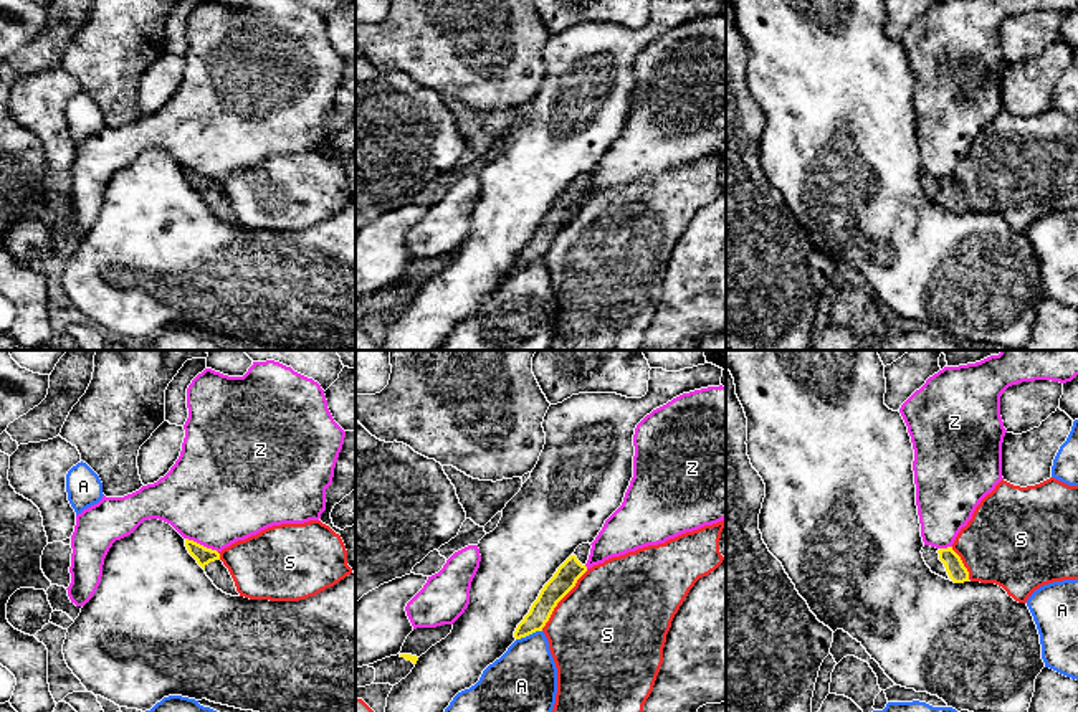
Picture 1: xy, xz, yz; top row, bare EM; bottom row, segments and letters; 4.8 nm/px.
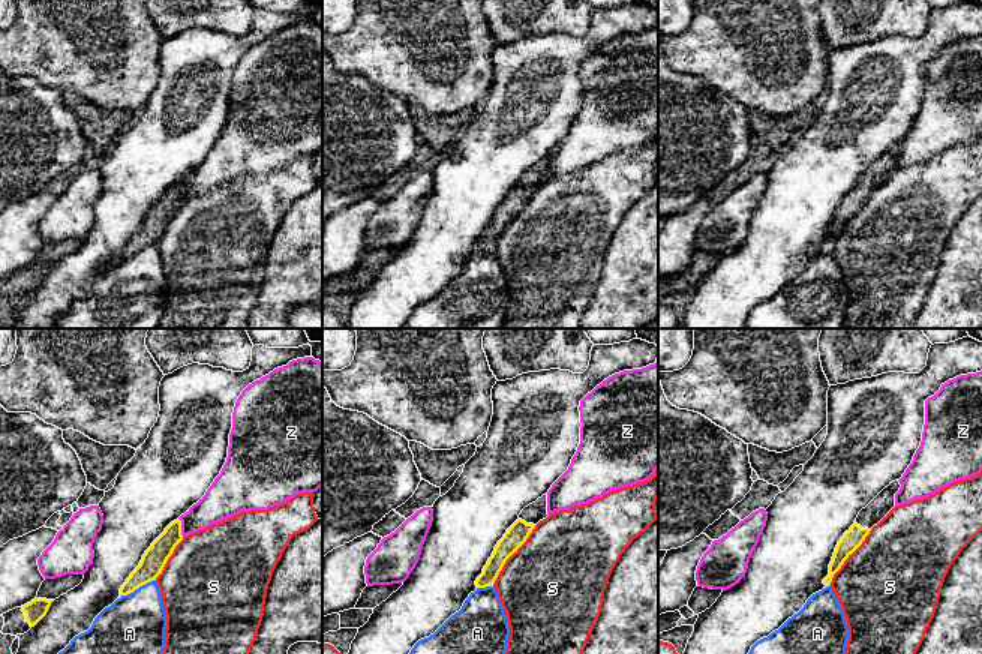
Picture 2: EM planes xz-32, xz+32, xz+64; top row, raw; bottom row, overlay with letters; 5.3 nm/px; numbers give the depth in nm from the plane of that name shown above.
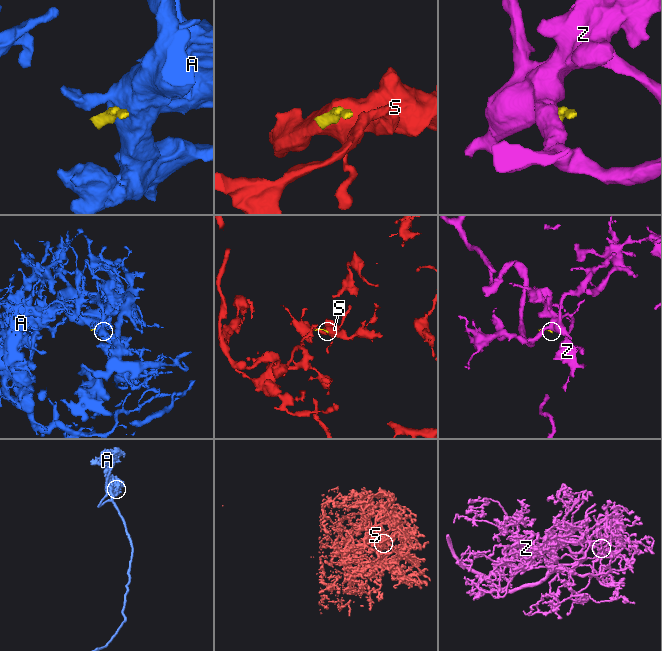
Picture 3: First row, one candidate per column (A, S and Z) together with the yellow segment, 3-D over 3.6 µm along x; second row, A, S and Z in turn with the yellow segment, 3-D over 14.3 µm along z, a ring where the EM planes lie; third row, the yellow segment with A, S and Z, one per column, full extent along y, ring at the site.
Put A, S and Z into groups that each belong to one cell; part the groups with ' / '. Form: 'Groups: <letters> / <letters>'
Groups: A / S / Z

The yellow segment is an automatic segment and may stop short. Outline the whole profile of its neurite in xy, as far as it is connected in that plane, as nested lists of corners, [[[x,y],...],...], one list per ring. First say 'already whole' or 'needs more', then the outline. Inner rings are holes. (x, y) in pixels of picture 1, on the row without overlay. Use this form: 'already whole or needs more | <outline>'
needs more | [[[185,169],[185,177],[218,220],[231,226],[240,226],[235,211],[217,180],[207,178],[188,169]]]

